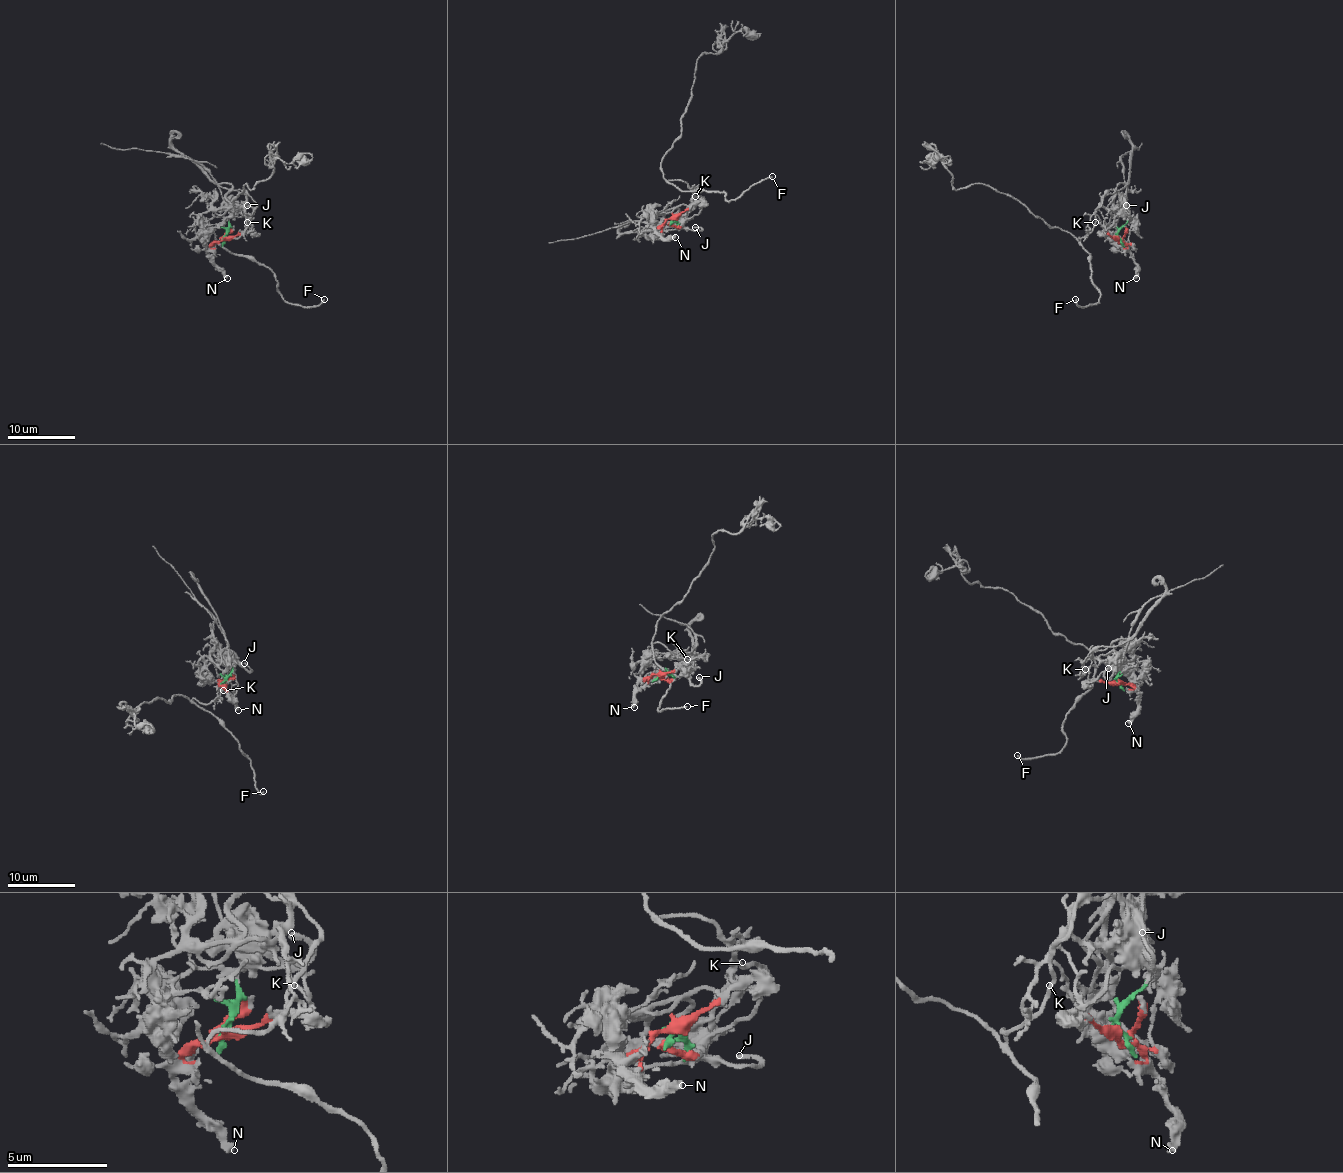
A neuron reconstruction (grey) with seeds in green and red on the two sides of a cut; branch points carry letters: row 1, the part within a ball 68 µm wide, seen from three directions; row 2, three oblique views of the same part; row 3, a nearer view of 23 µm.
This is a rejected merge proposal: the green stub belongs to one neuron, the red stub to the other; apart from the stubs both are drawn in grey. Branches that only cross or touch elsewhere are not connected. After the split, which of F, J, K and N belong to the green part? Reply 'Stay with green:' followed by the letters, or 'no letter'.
Stay with green: F, J, K

